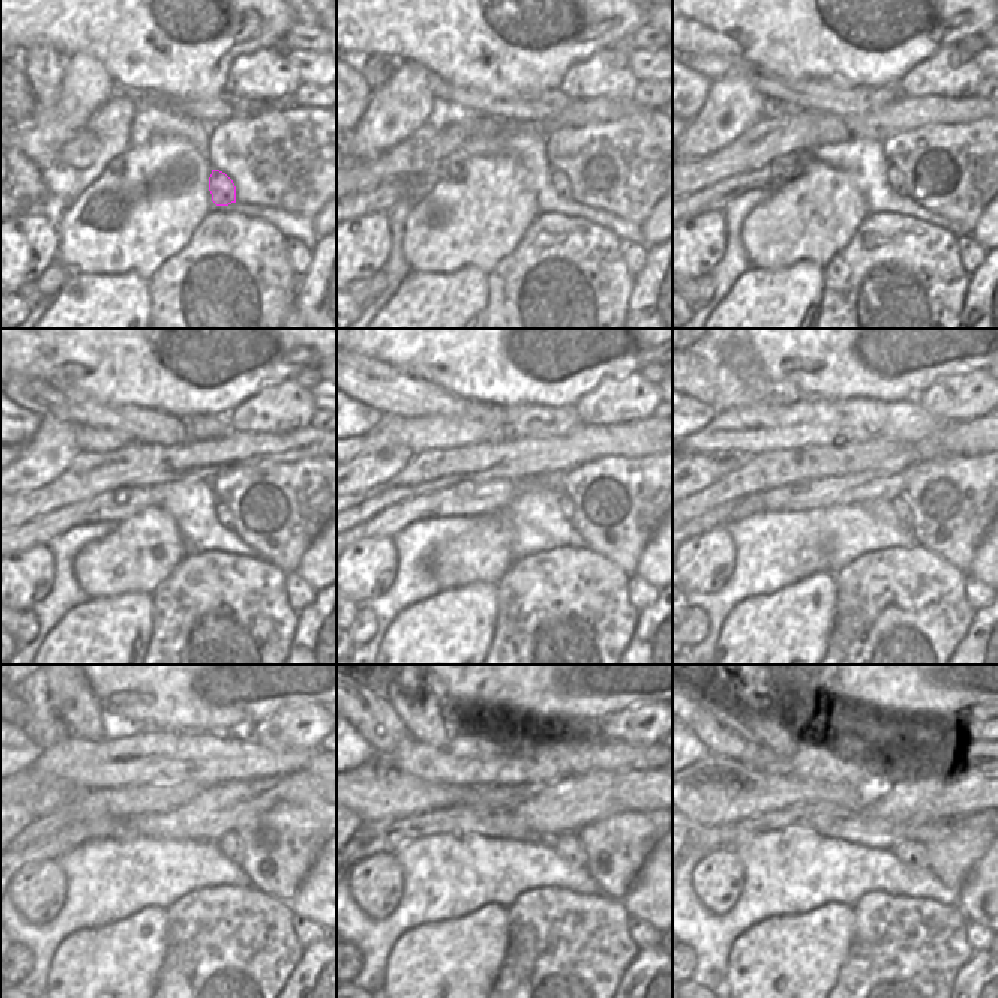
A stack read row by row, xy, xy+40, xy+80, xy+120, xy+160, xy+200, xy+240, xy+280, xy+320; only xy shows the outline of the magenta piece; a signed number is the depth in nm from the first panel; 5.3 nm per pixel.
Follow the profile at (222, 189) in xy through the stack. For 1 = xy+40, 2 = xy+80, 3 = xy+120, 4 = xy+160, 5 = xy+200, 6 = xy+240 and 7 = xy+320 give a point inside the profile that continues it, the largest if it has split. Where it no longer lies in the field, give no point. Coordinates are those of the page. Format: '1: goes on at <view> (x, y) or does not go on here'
1: goes on at xy+40 (560, 182)
2: goes on at xy+80 (895, 176)
3: goes on at xy+120 (222, 512)
4: goes on at xy+160 (565, 505)
5: goes on at xy+200 (901, 505)
6: goes on at xy+240 (230, 845)
7: goes on at xy+320 (916, 854)

